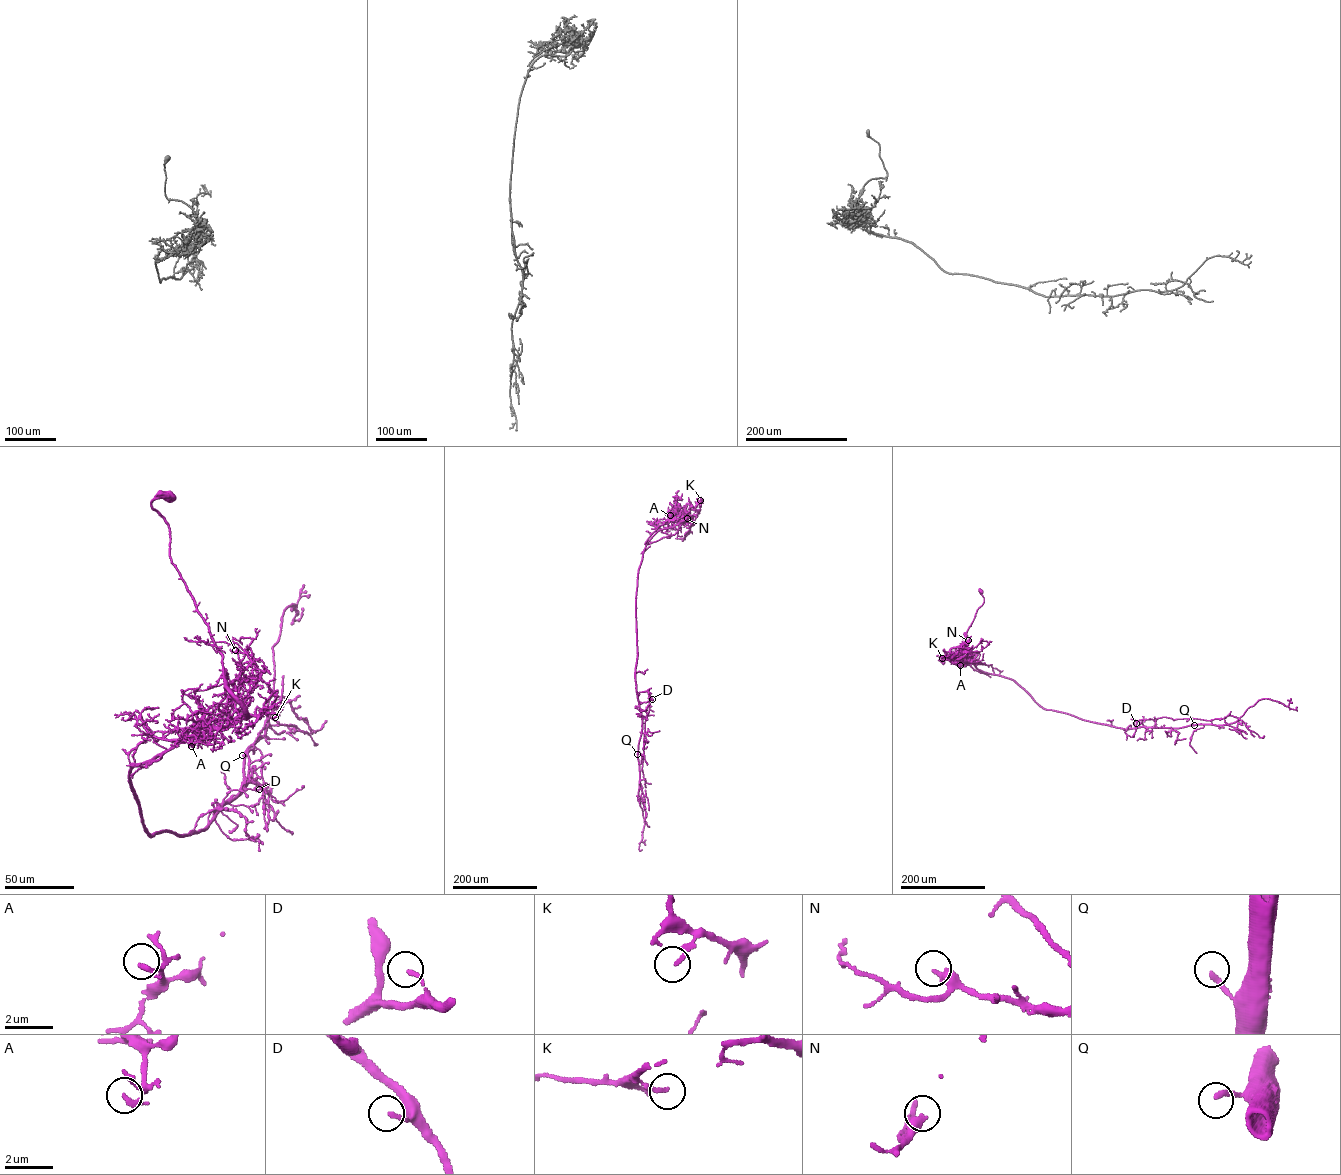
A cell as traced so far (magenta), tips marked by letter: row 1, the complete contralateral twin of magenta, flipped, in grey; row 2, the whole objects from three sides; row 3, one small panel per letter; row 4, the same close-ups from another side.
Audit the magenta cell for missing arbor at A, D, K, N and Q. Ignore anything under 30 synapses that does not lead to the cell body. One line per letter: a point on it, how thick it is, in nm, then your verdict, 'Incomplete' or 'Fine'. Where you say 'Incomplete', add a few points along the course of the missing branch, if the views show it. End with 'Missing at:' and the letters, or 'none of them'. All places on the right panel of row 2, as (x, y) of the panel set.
A: Place: (960, 665). Thickness 200 nm. Fine
D: Place: (1136, 723). Thickness 160 nm. Fine
K: Place: (942, 658). Thickness 190 nm. Fine
N: Place: (968, 640). Thickness 320 nm. Fine
Q: Place: (1194, 725). Thickness 220 nm. Incomplete. Course of what is missing: (1194, 725), (1189, 728), (1190, 737), (1183, 738)
Missing at: Q

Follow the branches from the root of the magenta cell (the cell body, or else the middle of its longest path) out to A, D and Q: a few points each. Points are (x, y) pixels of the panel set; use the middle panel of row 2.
A: (673, 516), (667, 514), (670, 522), (671, 517), (683, 515), (689, 504), (683, 520), (668, 520), (670, 515)
D: (673, 516), (667, 514), (670, 522), (683, 513), (648, 542), (637, 577), (635, 679), (642, 716), (652, 699)
Q: (673, 516), (667, 514), (670, 522), (683, 513), (648, 542), (638, 570), (637, 754)

